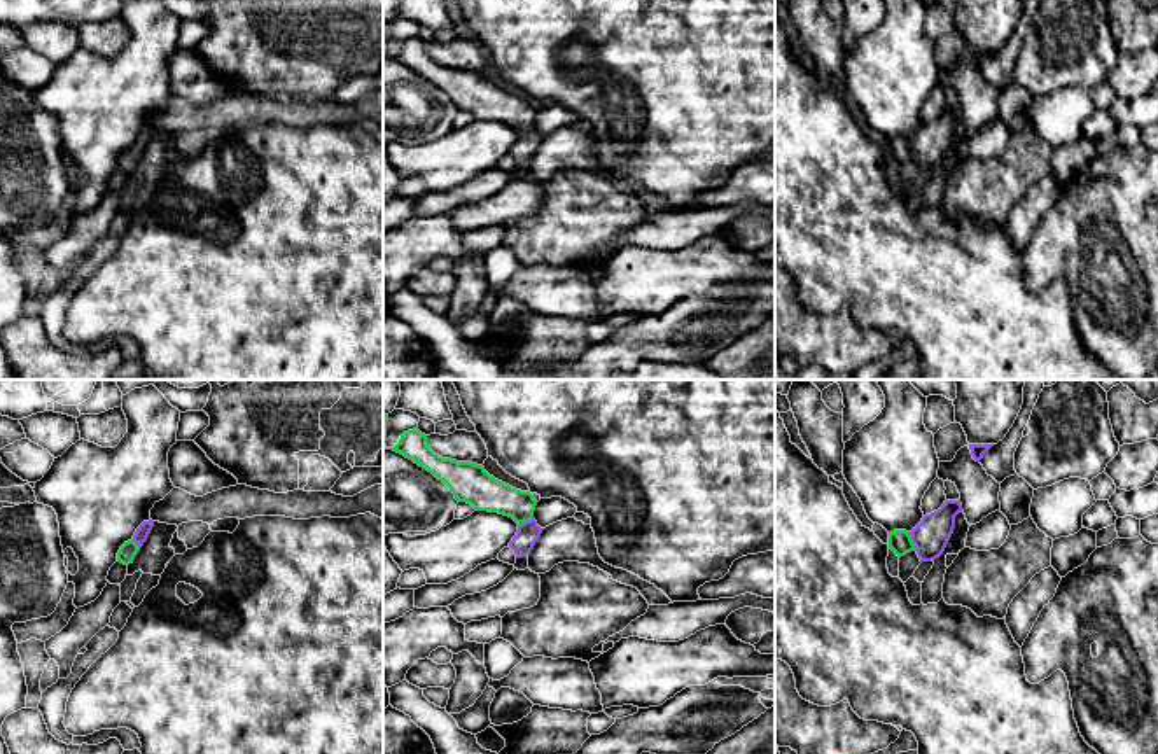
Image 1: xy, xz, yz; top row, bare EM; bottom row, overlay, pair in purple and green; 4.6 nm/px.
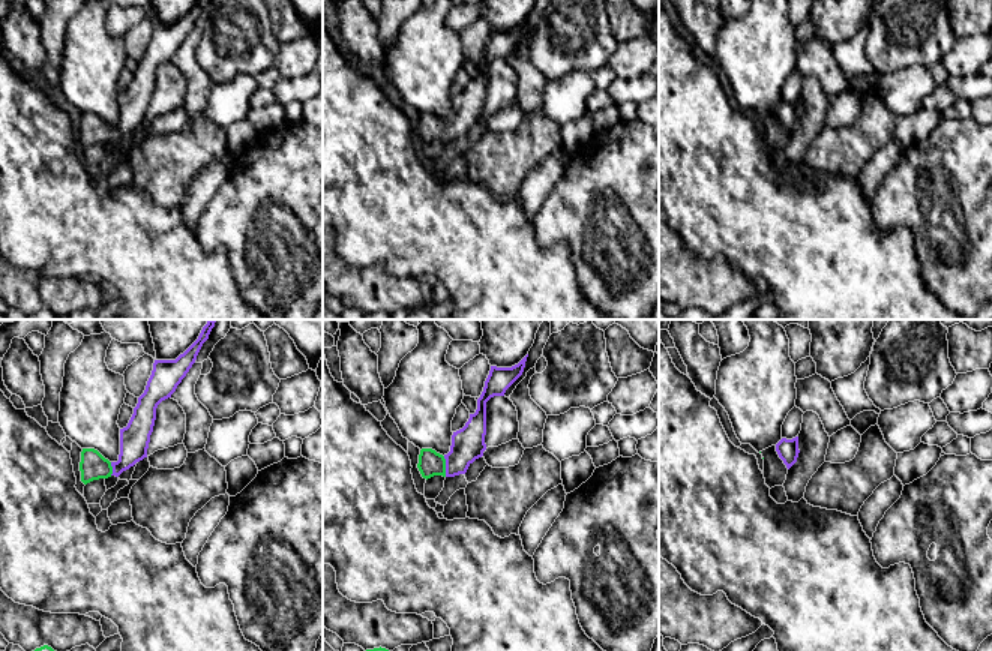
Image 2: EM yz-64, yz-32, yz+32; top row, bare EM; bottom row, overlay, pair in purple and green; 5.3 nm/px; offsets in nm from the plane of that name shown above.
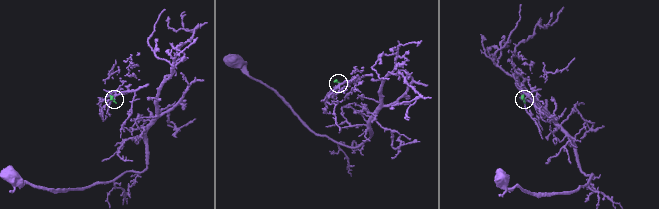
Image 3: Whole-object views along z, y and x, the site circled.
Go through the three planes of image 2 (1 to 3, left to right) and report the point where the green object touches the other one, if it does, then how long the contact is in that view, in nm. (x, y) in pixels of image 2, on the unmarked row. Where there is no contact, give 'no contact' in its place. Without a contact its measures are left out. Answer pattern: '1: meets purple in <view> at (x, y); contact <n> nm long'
1: meets purple in yz-64 at (113, 132); contact 70 nm long
2: meets purple in yz-32 at (446, 131); contact 110 nm long
3: no contact

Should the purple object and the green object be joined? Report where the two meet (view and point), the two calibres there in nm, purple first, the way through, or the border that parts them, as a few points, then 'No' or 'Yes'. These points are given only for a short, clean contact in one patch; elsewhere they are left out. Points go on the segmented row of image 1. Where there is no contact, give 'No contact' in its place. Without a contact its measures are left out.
Touches purple at yz (912, 539). Thickness 160 nm (purple) against 110 nm. Path across: yz (931, 536), (927, 539), (912, 539), (899, 541). Yes

